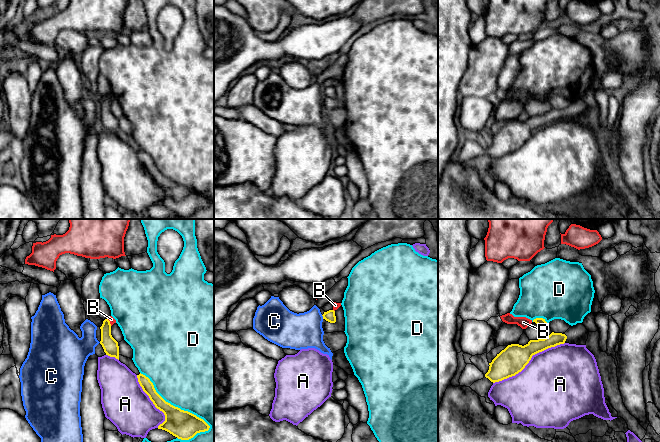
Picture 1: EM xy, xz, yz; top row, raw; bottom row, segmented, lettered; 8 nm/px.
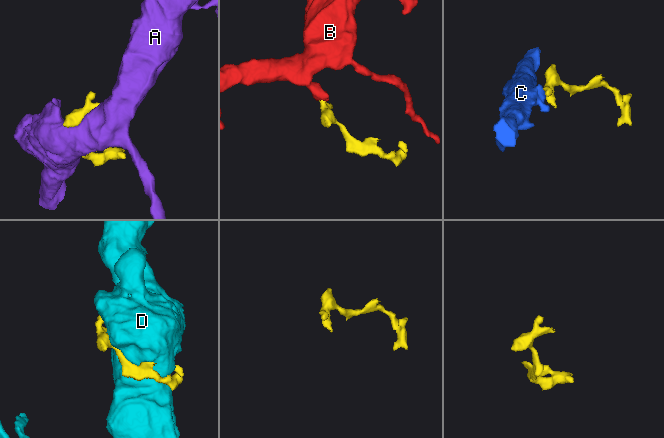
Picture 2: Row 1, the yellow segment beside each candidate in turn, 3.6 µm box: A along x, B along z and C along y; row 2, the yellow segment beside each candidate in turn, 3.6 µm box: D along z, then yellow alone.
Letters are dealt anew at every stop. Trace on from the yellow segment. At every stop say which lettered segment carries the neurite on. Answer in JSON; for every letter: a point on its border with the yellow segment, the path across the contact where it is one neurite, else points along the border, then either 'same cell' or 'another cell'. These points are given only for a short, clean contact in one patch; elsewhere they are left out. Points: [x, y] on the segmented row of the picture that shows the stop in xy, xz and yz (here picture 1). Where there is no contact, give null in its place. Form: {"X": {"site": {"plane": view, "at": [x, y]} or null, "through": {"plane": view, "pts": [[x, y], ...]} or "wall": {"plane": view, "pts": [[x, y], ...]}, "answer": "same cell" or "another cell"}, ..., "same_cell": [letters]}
{"A": {"site": {"plane": "yz", "at": [529, 360]}, "answer": "another cell"}, "B": {"site": {"plane": "xy", "at": [109, 322]}, "wall": {"plane": "xy", "pts": [[107, 318], [111, 325]]}, "answer": "another cell"}, "C": {"site": {"plane": "xz", "at": [323, 317]}, "wall": {"plane": "xz", "pts": [[321, 315], [323, 318]]}, "answer": "another cell"}, "D": {"site": {"plane": "xy", "at": [174, 406]}, "answer": "another cell"}, "same_cell": []}

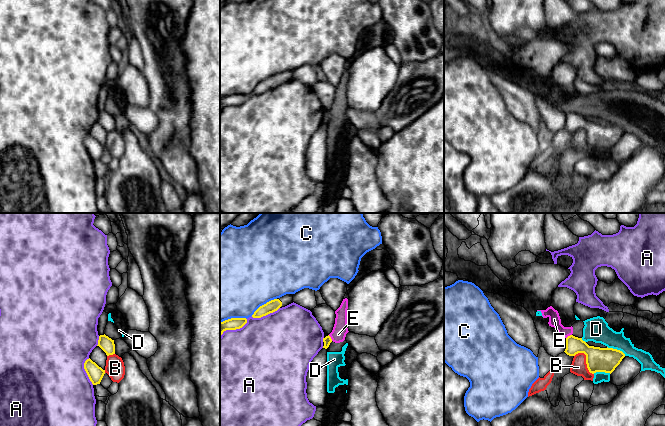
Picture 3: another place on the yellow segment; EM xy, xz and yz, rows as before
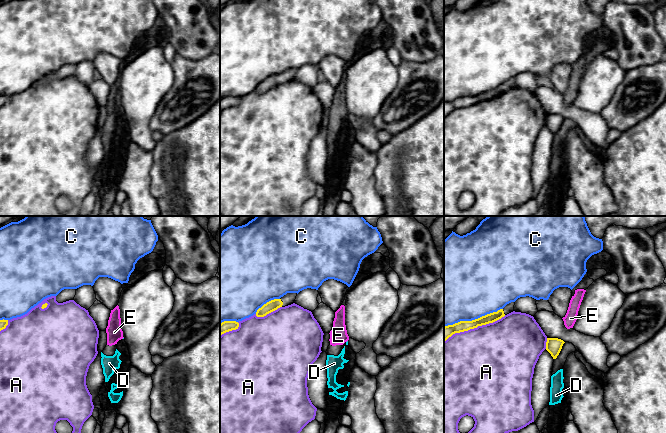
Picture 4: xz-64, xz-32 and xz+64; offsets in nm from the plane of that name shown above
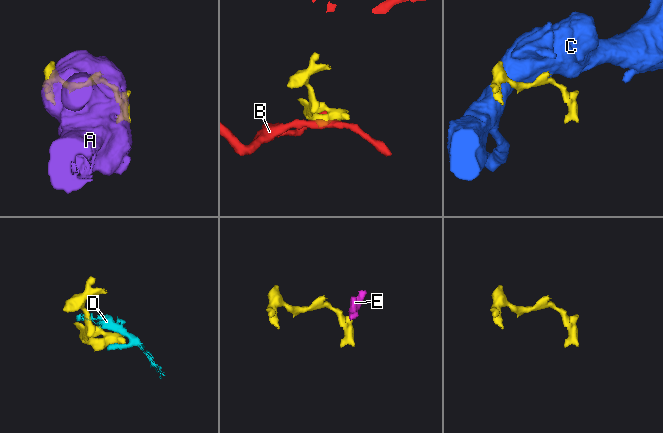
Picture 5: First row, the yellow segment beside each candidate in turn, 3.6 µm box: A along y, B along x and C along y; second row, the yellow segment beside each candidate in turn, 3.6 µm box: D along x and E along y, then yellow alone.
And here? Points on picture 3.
{"A": {"site": {"plane": "xz", "at": [265, 315]}, "answer": "another cell"}, "B": {"site": {"plane": "yz", "at": [586, 361]}, "wall": {"plane": "yz", "pts": [[576, 353], [583, 353], [585, 355], [586, 367], [593, 374]]}, "answer": "another cell"}, "C": {"site": {"plane": "xz", "at": [264, 304]}, "answer": "another cell"}, "D": {"site": {"plane": "yz", "at": [616, 349]}, "wall": {"plane": "yz", "pts": [[607, 346], [619, 349], [625, 355]]}, "answer": "another cell"}, "E": {"site": {"plane": "xz", "at": [330, 338]}, "wall": {"plane": "xz", "pts": [[328, 335], [332, 340]]}, "answer": "another cell"}, "same_cell": []}

